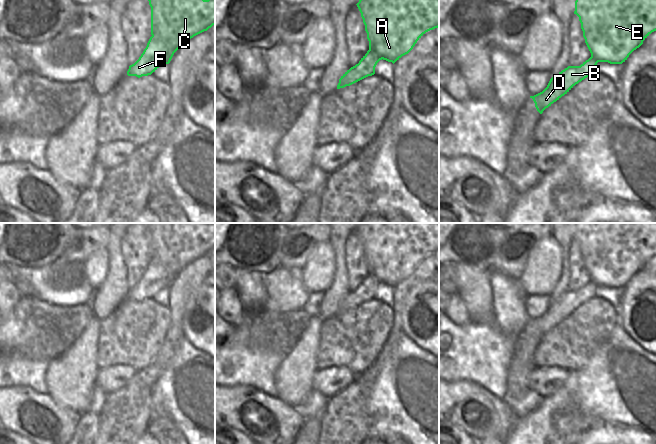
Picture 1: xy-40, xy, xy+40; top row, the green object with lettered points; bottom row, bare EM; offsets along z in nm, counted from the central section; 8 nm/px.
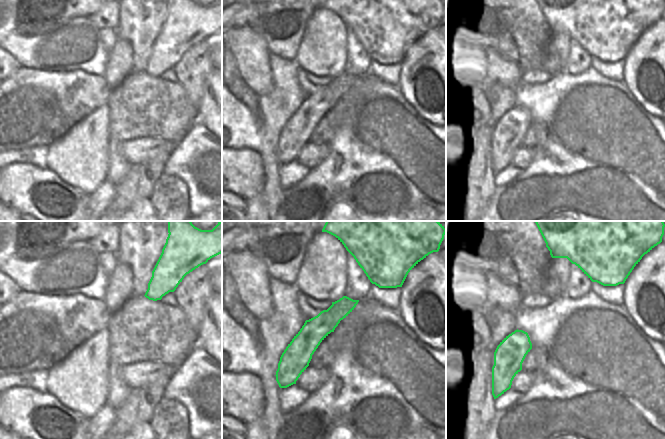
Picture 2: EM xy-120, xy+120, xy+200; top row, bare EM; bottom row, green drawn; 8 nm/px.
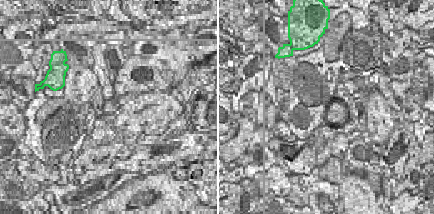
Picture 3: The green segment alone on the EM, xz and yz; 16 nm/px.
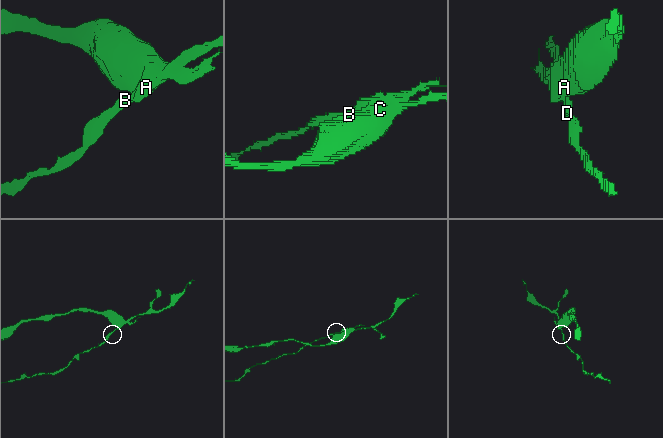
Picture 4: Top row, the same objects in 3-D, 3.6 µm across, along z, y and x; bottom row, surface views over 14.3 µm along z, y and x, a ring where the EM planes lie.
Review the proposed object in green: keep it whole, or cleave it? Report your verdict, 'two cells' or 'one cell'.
two cells

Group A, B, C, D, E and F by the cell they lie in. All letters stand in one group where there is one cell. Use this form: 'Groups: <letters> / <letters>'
Groups: A C E / B D F.

